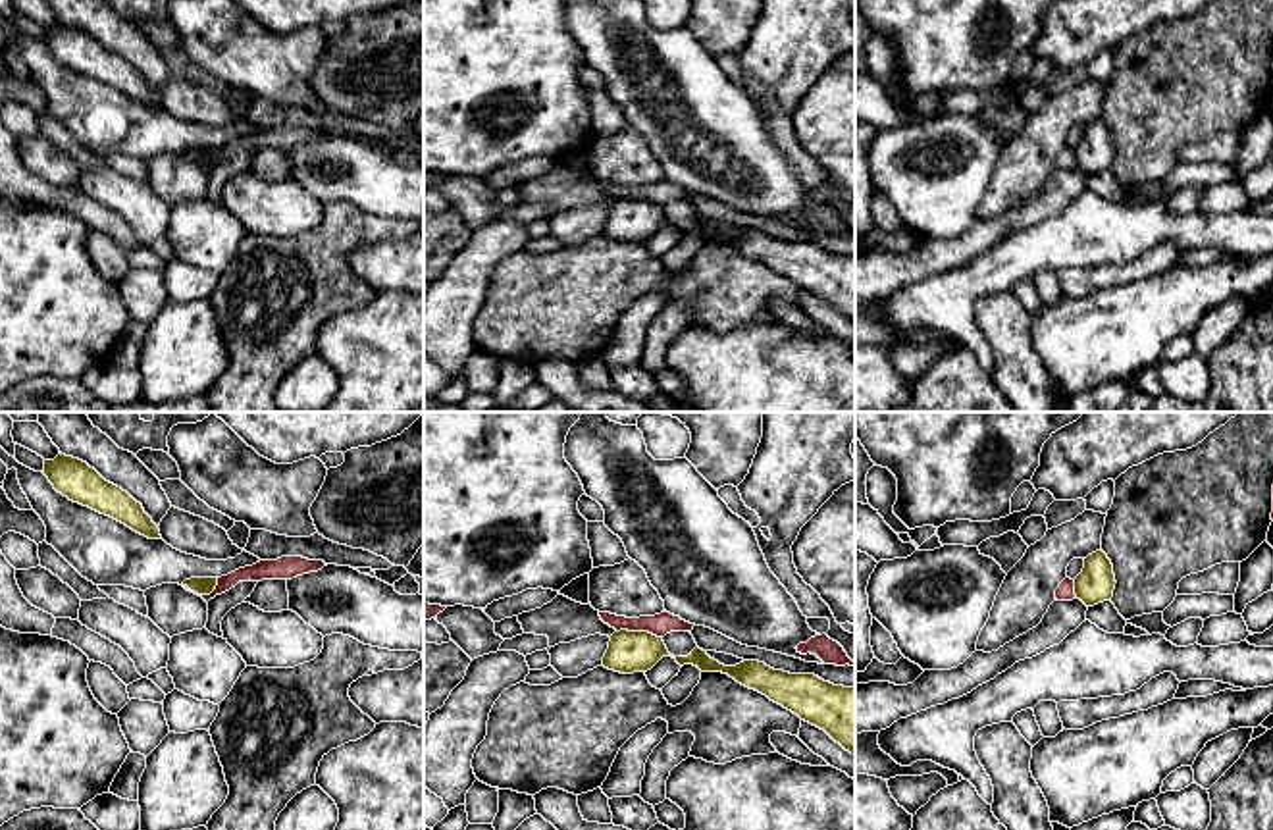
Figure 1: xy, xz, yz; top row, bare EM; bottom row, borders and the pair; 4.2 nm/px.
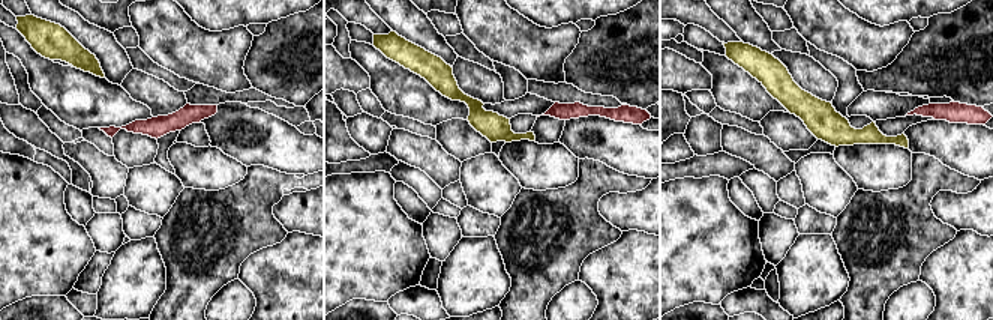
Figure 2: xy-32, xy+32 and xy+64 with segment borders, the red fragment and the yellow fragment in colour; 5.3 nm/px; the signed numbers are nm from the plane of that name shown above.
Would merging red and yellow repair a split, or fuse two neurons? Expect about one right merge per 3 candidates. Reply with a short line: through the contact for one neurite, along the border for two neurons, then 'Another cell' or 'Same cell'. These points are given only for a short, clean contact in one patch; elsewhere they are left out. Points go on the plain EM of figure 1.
Another cell

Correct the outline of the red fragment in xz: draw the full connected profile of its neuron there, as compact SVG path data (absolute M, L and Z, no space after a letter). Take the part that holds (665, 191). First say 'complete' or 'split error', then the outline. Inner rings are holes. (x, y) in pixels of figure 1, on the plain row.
complete | M599 181L601 189L614 196L616 200L649 200L657 206L664 206L670 200L691 200L695 193L682 189L670 181L661 181L655 185L626 187L611 181Z

